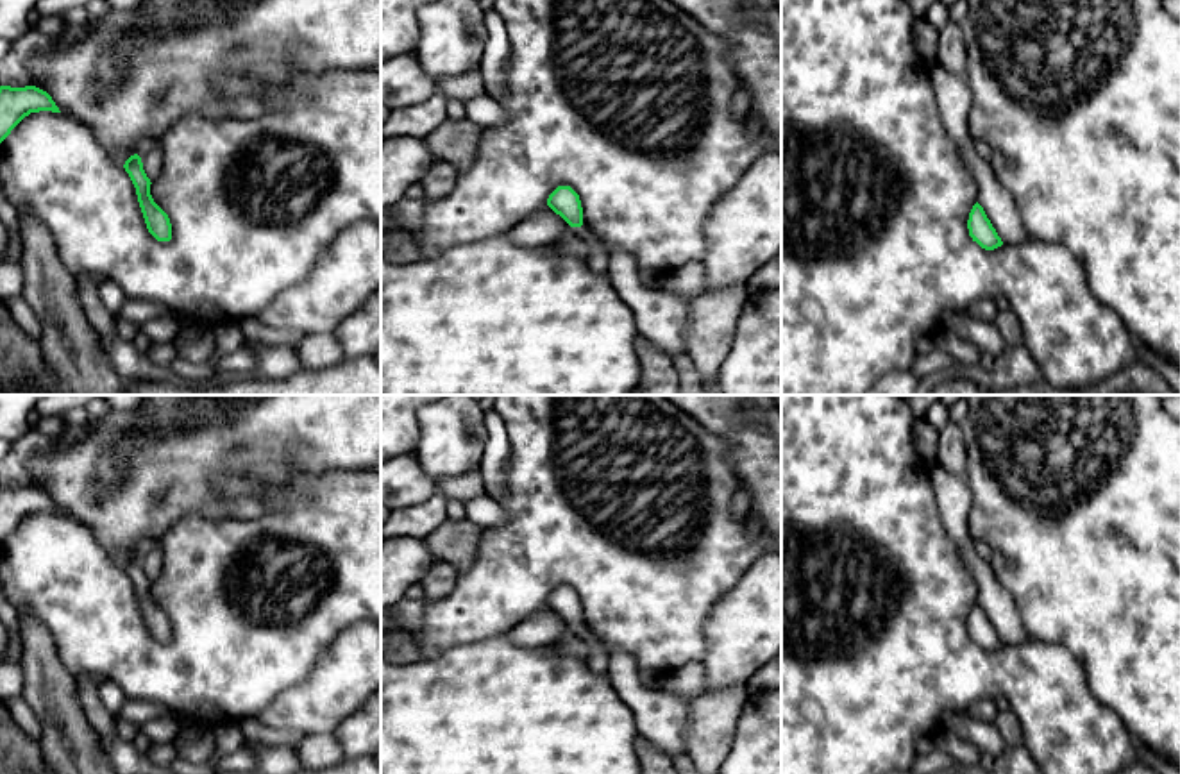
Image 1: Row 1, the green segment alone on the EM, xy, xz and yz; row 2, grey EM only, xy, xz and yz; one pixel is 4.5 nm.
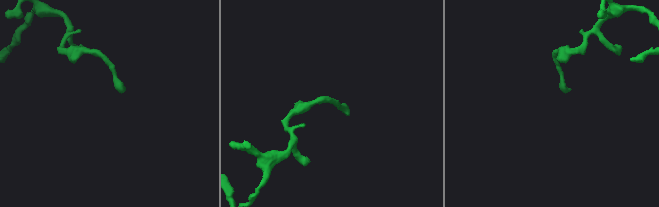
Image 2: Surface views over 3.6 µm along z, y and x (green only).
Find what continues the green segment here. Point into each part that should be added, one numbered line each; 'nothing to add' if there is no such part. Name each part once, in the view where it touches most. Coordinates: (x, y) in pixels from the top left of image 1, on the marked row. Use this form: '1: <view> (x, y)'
1: xz (599, 258)

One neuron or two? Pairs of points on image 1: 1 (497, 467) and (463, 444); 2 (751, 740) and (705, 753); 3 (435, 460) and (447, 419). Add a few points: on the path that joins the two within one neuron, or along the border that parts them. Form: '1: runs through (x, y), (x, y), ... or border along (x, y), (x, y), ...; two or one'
1: border along (485, 413), (485, 449), (480, 465); two
2: border along (742, 705), (737, 715), (735, 739), (726, 755); two
3: runs through (446, 449), (447, 429); one

